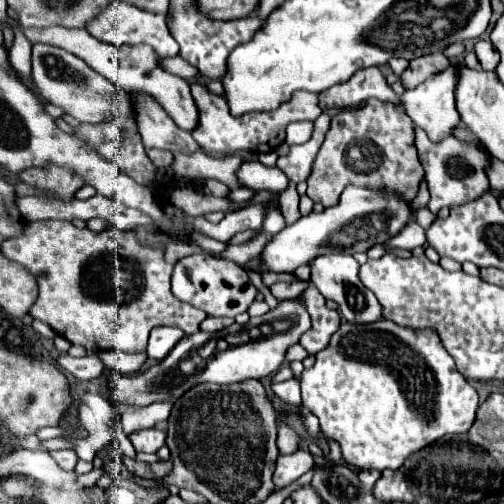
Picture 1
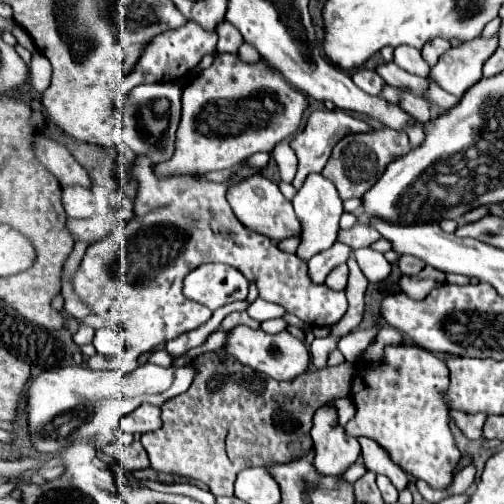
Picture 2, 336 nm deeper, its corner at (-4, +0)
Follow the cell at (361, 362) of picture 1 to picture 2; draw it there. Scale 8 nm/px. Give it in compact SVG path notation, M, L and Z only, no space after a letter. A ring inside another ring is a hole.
M409 341L387 345L383 359L371 369L361 365L351 381L349 395L355 401L355 417L345 425L345 433L373 439L403 471L407 469L415 479L443 489L451 483L453 467L461 457L449 429L451 409L443 395L447 389L449 367L445 359Z

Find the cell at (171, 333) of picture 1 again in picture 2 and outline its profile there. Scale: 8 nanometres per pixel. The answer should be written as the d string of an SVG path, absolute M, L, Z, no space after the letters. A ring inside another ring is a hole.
M165 348L155 350L150 355L148 362L162 366L169 367L172 363L172 358Z

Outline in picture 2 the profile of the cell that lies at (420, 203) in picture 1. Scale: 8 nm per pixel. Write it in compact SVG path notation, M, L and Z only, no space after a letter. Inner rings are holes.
M417 121L413 125L409 125L404 131L409 137L412 148L418 147L425 140L423 125Z

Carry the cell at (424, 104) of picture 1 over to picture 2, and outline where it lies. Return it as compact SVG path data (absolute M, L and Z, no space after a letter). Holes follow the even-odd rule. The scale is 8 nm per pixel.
M477 37L475 41L465 41L459 47L451 47L447 53L443 53L443 57L439 57L437 65L431 67L429 79L447 93L463 97L463 93L483 77L481 67L495 49L495 37Z

